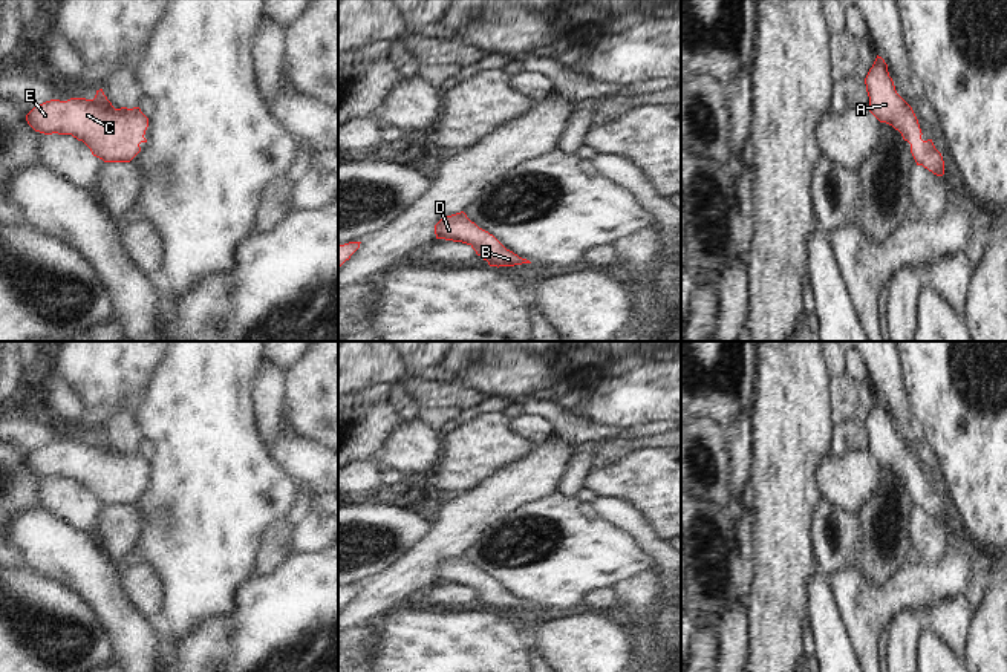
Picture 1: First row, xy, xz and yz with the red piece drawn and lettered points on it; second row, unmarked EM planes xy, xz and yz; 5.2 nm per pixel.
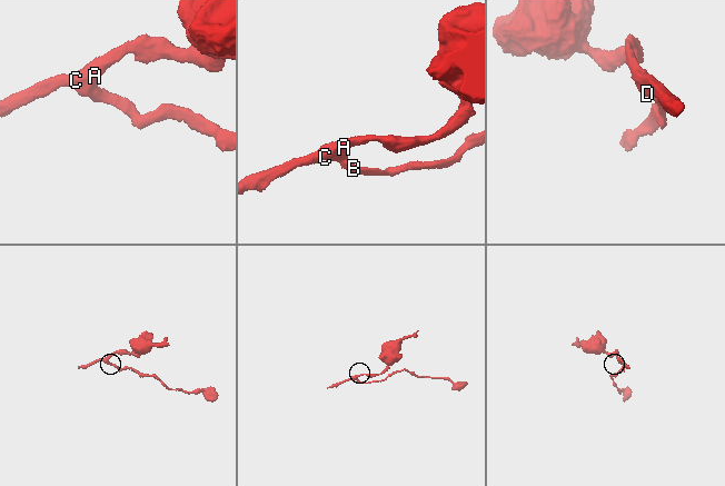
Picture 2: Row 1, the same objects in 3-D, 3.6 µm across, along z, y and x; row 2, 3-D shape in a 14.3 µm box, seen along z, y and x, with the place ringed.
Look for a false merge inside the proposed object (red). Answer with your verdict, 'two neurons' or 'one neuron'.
one neuron

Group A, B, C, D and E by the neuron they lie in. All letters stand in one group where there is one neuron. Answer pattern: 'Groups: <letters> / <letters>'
Groups: A B C D E.

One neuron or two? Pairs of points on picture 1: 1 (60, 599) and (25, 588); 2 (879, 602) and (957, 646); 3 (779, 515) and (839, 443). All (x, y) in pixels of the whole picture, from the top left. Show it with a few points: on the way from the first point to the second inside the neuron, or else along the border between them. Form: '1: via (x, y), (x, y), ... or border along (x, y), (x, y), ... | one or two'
1: via (51, 599), (34, 597) | one
2: border along (954, 597), (940, 600), (920, 614) | two
3: border along (834, 427), (830, 452) | two

